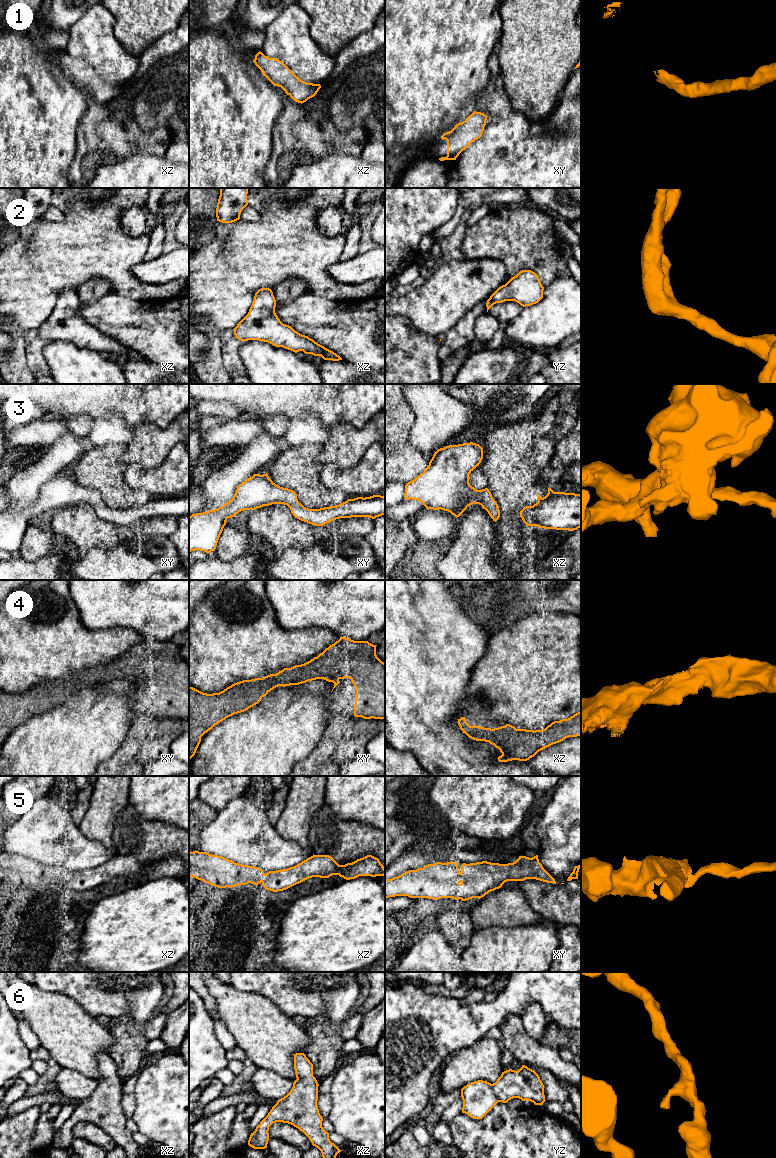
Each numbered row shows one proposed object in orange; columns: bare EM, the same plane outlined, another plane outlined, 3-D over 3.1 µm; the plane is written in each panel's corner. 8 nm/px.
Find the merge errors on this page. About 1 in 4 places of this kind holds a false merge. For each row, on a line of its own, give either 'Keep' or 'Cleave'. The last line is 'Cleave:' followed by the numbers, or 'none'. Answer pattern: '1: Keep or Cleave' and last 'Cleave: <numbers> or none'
1: Keep
2: Keep
3: Keep
4: Keep
5: Keep
6: Keep
Cleave: none

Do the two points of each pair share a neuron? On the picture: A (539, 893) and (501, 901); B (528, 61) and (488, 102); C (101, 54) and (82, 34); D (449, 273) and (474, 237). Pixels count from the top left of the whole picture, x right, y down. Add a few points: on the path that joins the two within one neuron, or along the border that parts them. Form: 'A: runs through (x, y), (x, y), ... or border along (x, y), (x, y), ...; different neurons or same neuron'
A: runs through (530, 901), (510, 901); same neuron
B: border along (504, 91), (510, 106), (517, 111); different neurons
C: runs through (97, 49), (87, 39); same neuron
D: border along (488, 257), (464, 258); different neurons

